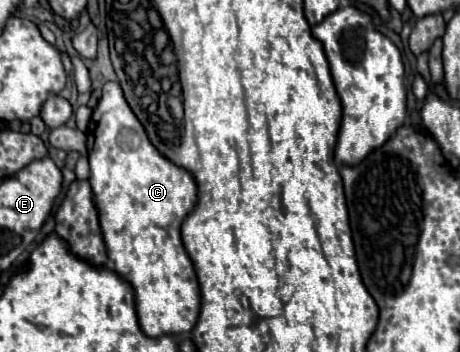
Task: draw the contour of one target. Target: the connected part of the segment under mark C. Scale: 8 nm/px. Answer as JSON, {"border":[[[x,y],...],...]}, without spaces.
{"border":[[[117,82],[103,86],[103,96],[93,110],[91,124],[87,128],[89,166],[91,166],[91,190],[95,208],[99,212],[99,224],[107,256],[113,262],[113,270],[133,286],[139,326],[145,336],[169,336],[187,334],[193,330],[199,316],[199,282],[195,276],[193,262],[181,244],[181,222],[197,202],[197,184],[193,176],[163,158],[157,148],[147,140],[143,126],[135,120],[129,104],[123,100],[123,92]]]}

